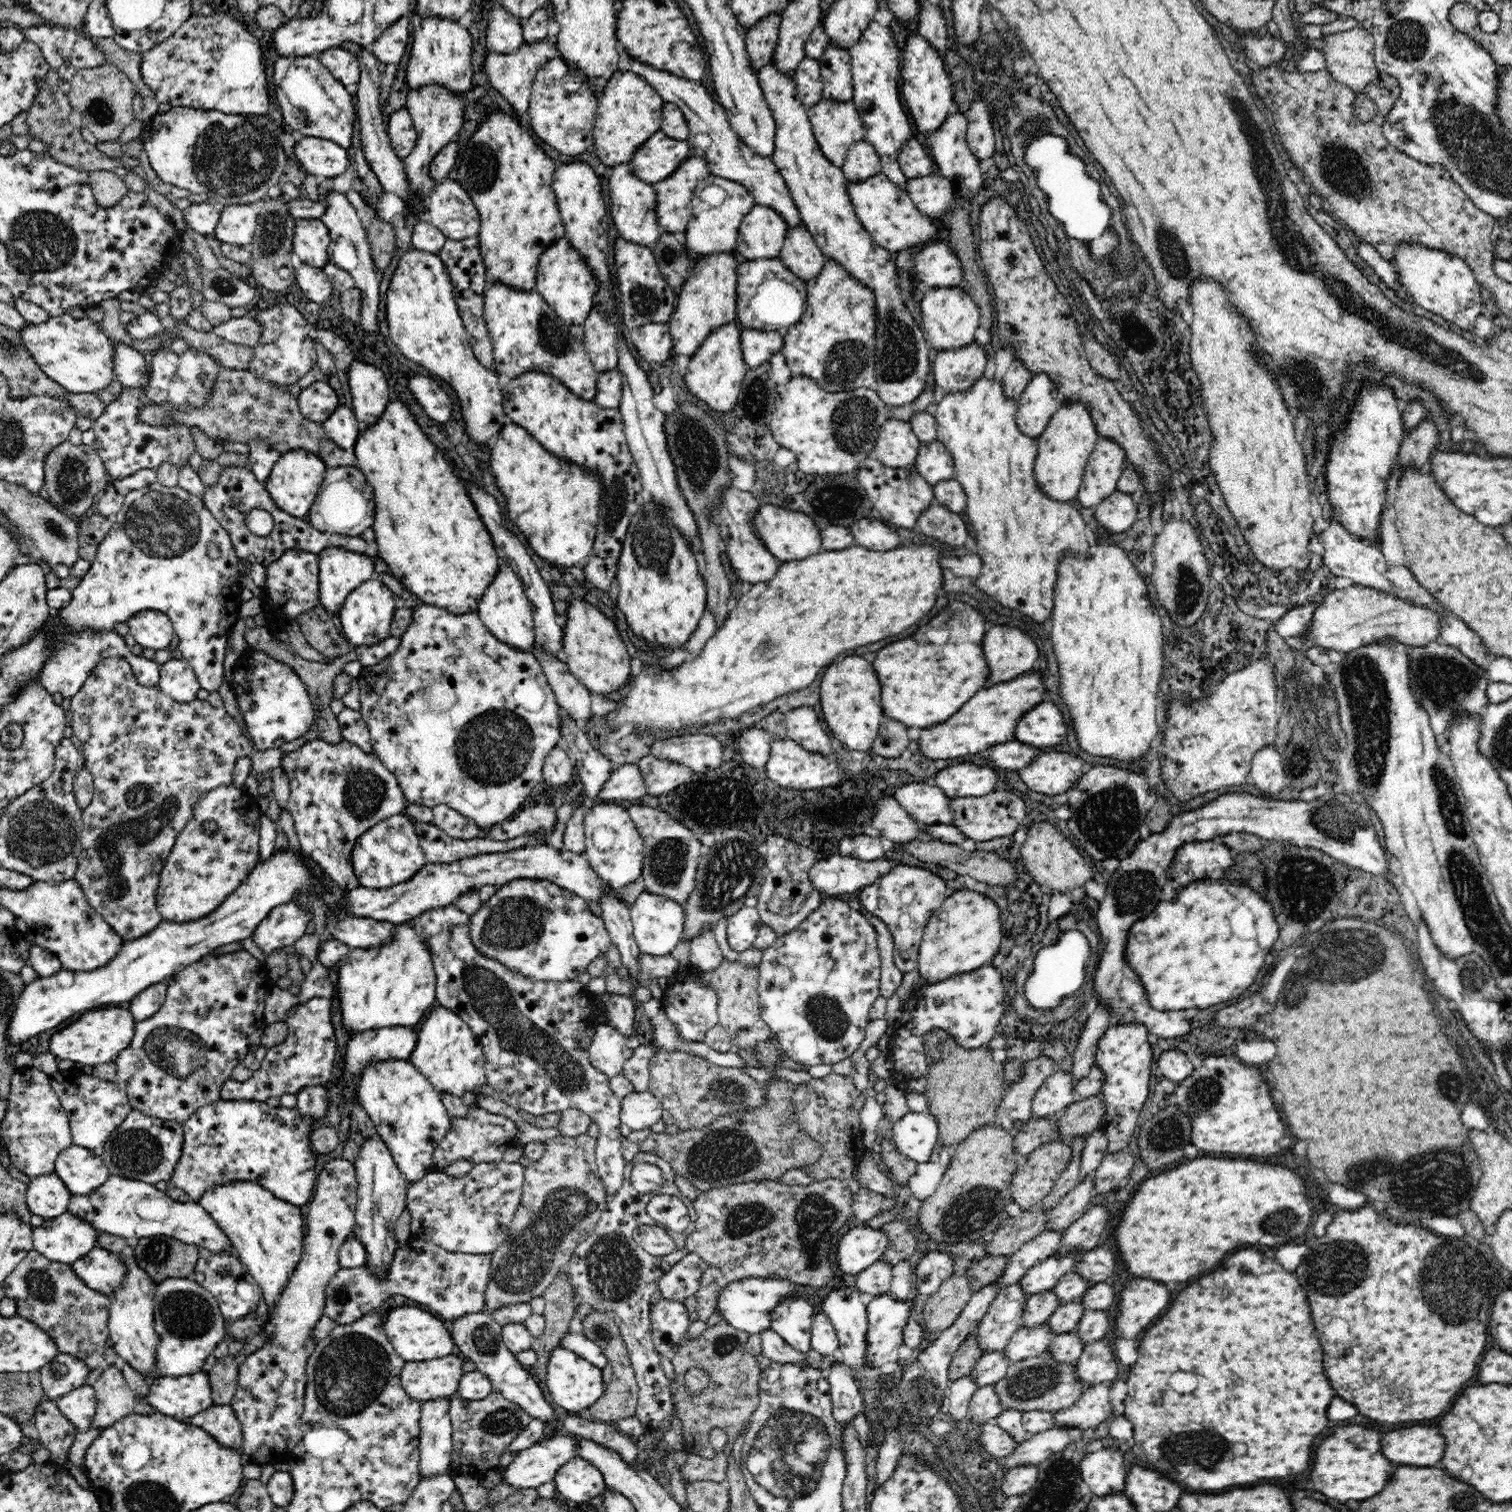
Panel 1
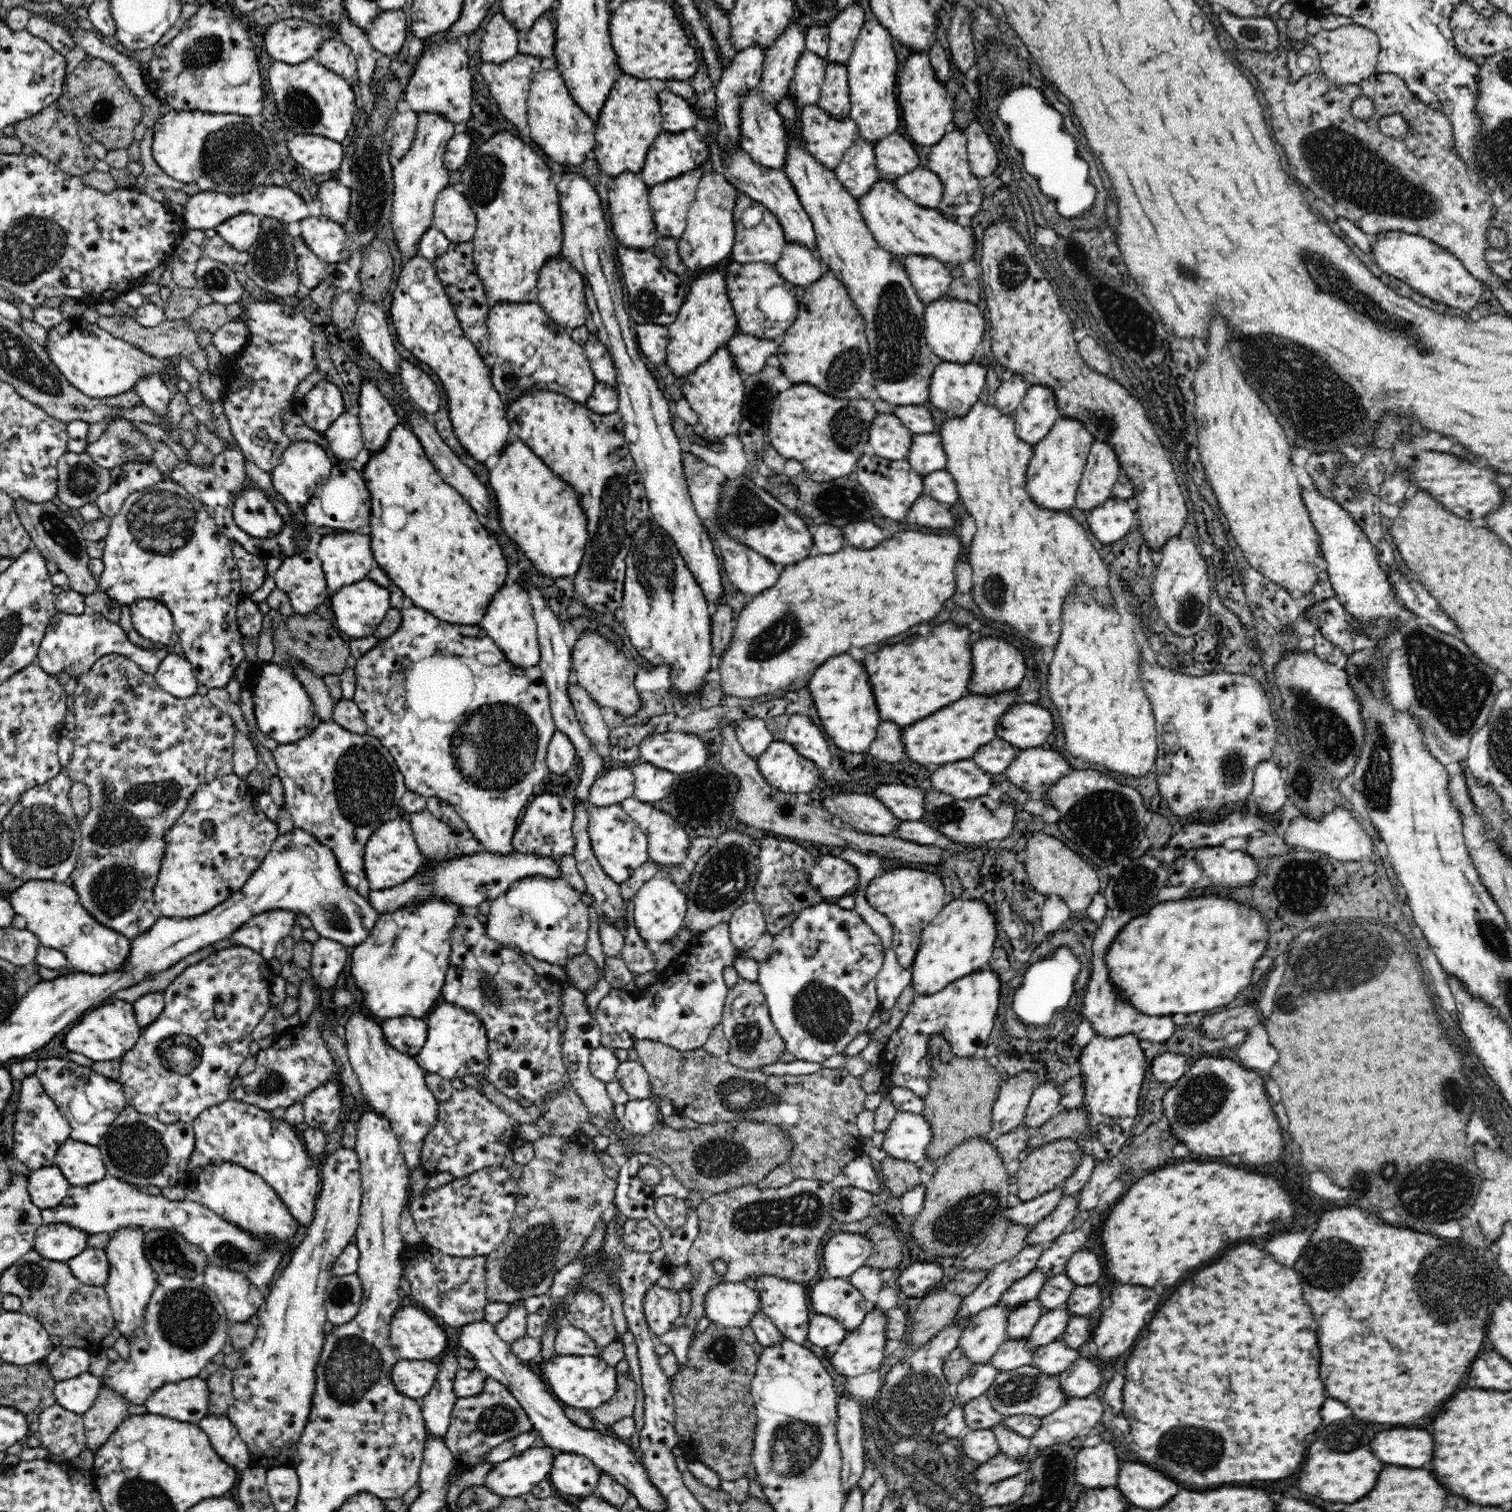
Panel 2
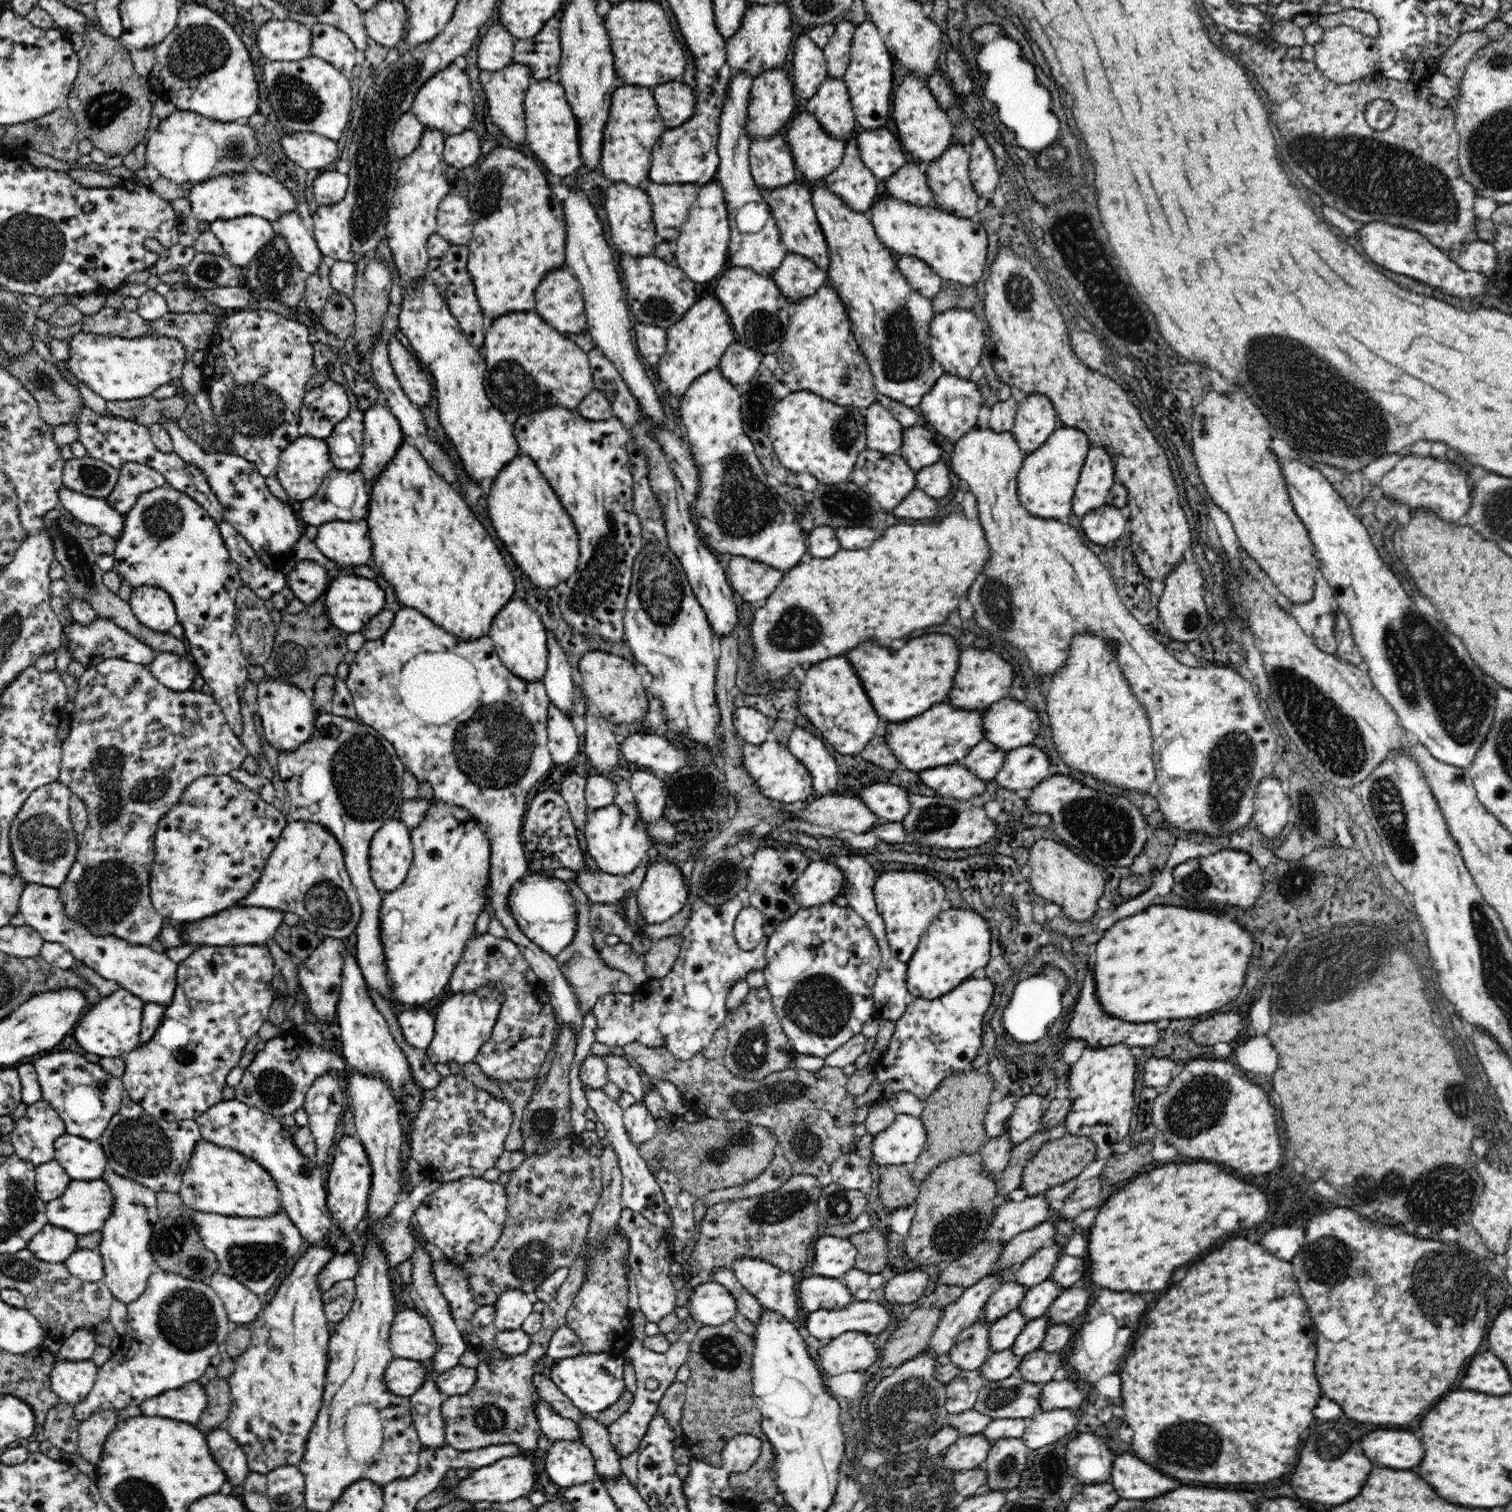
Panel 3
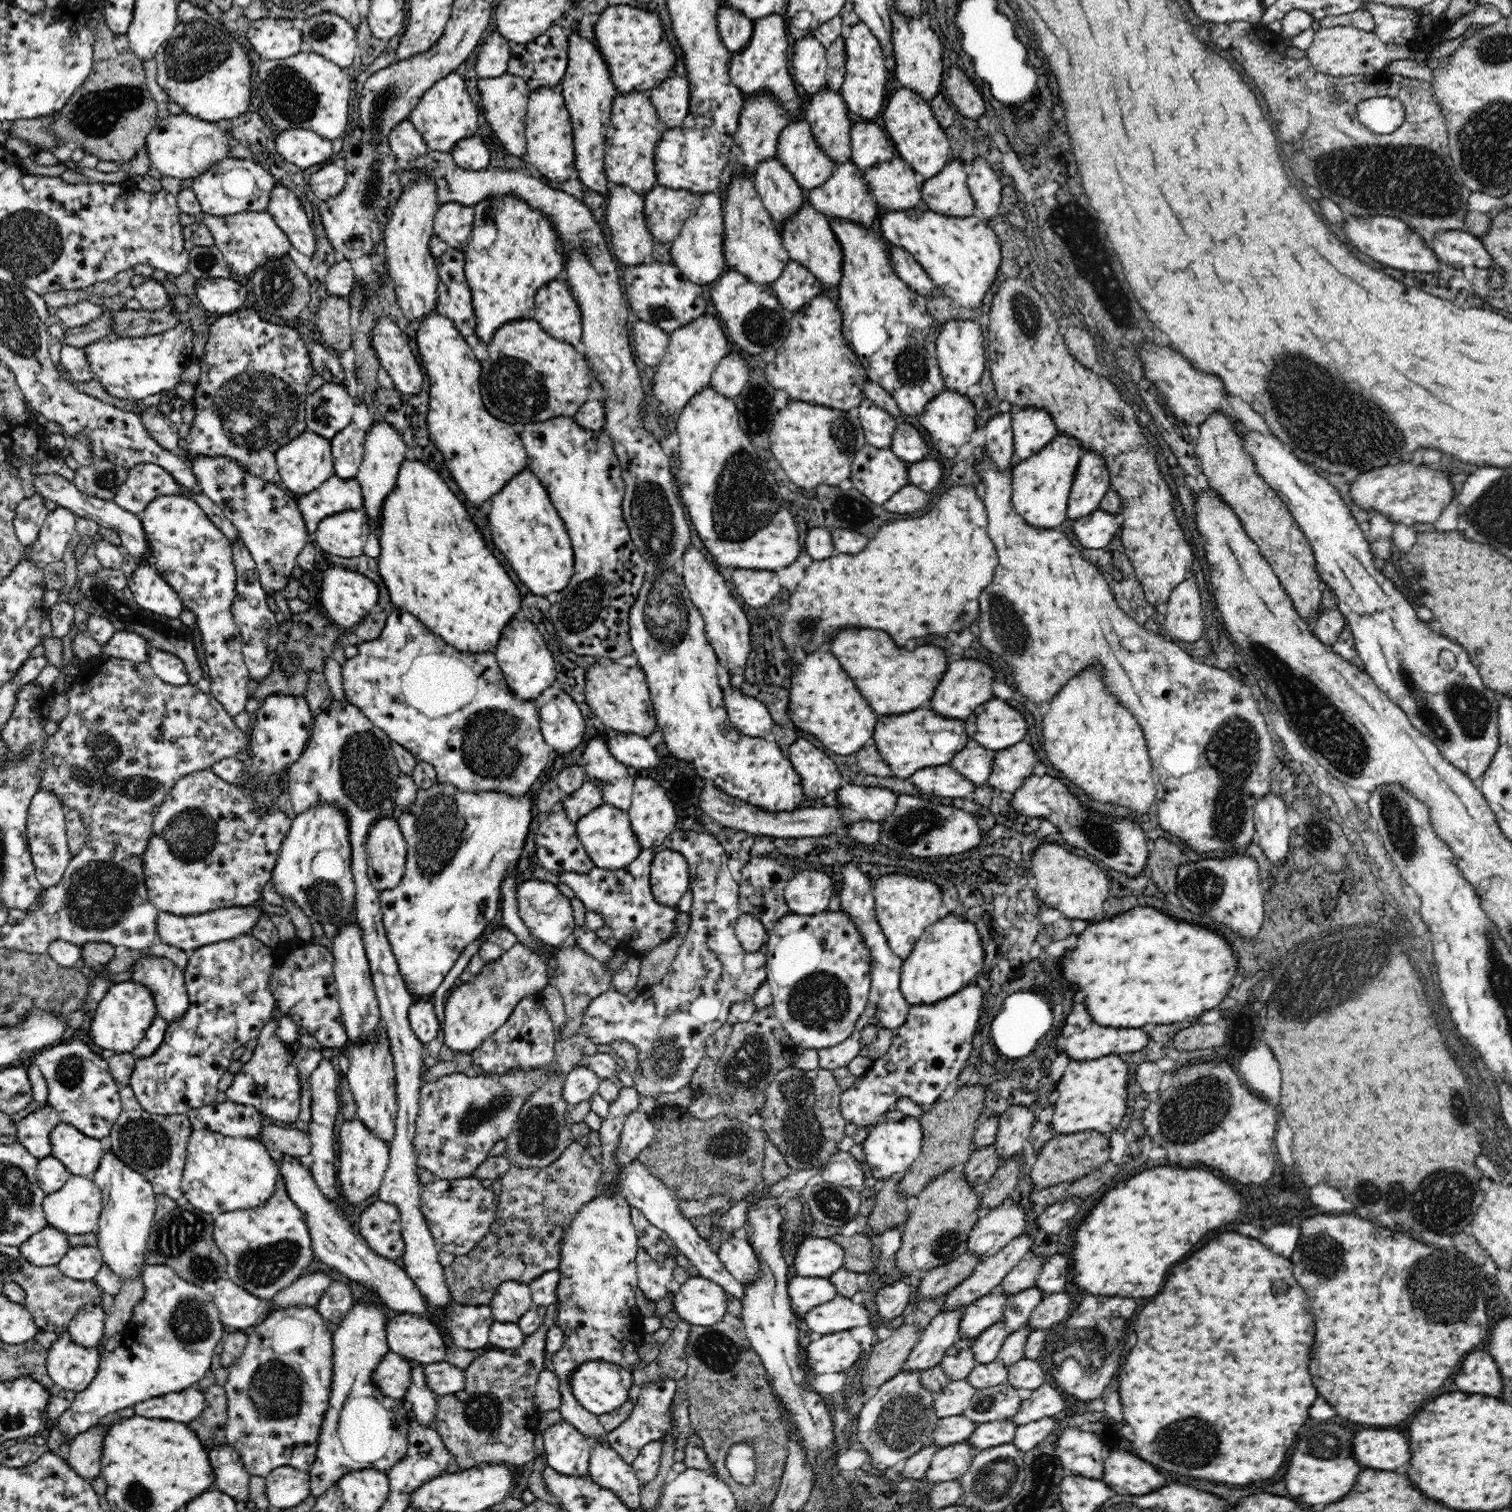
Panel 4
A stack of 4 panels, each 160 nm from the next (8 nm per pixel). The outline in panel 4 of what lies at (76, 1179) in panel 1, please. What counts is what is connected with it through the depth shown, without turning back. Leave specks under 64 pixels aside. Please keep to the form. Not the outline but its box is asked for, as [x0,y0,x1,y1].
[50,1122,106,1177]

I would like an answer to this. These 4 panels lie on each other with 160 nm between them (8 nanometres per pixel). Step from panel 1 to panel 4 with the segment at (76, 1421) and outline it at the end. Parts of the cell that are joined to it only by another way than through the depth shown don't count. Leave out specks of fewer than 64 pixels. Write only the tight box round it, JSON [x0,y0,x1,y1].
[47,1332,100,1392]

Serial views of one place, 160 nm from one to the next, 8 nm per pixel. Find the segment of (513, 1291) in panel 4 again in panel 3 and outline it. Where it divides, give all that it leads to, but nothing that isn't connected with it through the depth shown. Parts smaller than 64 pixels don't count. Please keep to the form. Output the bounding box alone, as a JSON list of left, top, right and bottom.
[495,1289,533,1332]

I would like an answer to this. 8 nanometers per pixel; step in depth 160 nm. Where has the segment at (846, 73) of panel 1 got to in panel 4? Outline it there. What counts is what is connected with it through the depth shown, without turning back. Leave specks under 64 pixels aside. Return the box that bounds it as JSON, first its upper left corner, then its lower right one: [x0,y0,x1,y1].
[805,87,855,164]

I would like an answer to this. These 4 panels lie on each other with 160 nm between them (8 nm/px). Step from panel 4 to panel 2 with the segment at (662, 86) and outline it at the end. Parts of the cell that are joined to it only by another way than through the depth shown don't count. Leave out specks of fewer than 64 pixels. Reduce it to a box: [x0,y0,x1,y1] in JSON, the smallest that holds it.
[658,89,698,133]

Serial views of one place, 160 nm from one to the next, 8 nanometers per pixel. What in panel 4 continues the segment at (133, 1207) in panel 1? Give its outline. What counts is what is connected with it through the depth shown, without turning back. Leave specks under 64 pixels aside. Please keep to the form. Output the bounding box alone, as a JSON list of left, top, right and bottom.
[43,1175,312,1299]

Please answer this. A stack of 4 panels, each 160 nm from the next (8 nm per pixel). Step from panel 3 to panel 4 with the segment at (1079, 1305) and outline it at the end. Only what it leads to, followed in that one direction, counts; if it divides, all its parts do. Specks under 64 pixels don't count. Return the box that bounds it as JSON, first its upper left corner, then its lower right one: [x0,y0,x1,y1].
[1029,1290,1074,1330]

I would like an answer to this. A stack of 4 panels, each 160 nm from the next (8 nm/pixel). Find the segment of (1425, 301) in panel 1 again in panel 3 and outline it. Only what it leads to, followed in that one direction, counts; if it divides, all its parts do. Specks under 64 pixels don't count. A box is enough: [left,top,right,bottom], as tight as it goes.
[1357,222,1491,298]

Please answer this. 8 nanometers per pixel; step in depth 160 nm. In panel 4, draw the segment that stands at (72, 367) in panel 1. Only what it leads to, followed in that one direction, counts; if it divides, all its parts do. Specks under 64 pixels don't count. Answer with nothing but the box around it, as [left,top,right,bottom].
[82,318,195,401]

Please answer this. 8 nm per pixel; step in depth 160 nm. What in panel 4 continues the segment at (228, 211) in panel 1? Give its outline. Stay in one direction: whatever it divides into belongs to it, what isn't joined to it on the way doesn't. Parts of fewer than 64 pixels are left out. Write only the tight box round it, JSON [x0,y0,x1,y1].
[202,212,293,279]

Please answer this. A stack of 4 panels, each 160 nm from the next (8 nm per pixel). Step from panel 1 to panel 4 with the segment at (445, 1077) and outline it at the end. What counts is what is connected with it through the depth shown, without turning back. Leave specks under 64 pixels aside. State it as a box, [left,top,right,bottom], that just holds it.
[443,943,548,1054]

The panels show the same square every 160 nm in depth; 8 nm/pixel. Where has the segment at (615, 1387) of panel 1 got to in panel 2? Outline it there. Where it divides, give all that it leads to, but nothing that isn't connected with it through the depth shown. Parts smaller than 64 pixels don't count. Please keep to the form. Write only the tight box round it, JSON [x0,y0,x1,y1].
[591,1372,638,1426]

